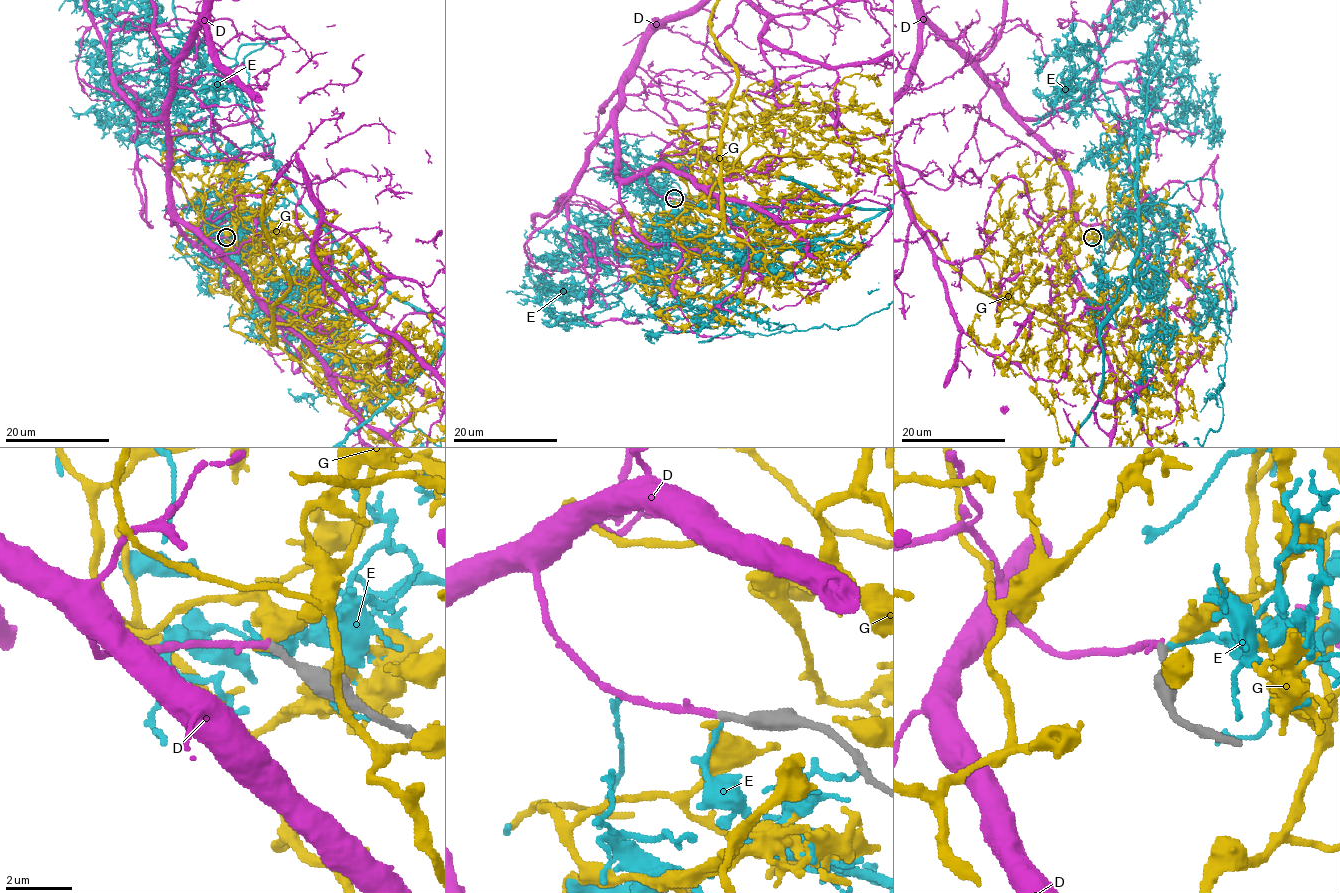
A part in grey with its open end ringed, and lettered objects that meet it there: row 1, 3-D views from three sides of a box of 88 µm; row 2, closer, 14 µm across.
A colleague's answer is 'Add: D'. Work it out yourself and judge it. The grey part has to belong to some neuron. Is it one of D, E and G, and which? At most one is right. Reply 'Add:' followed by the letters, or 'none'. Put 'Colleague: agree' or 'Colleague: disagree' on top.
Colleague: agree
Add: D

